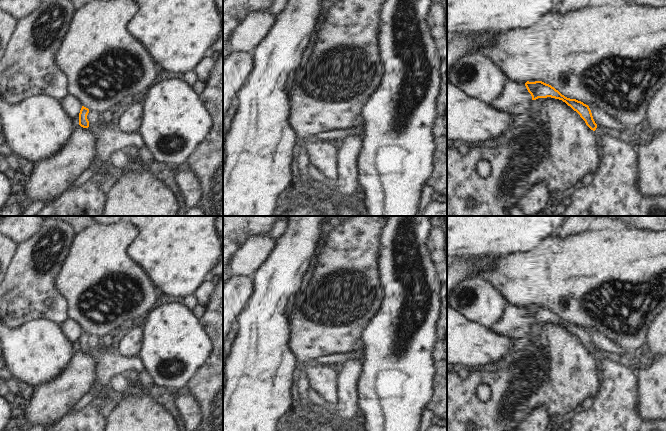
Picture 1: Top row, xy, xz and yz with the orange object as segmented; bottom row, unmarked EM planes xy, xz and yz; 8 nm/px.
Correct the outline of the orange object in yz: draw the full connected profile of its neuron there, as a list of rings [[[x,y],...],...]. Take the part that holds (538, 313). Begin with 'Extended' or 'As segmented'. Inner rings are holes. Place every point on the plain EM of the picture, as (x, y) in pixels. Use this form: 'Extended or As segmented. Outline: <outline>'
Extended. Outline: [[[527,305],[525,310],[532,324],[551,321],[565,326],[601,361],[603,379],[594,403],[573,416],[568,431],[666,431],[666,419],[643,419],[639,415],[636,372],[598,351],[588,329],[565,321],[542,305]]]

